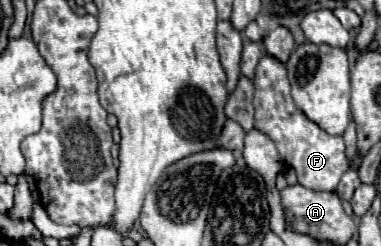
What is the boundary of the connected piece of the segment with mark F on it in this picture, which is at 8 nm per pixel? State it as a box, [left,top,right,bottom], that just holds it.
[255,52,349,192]

